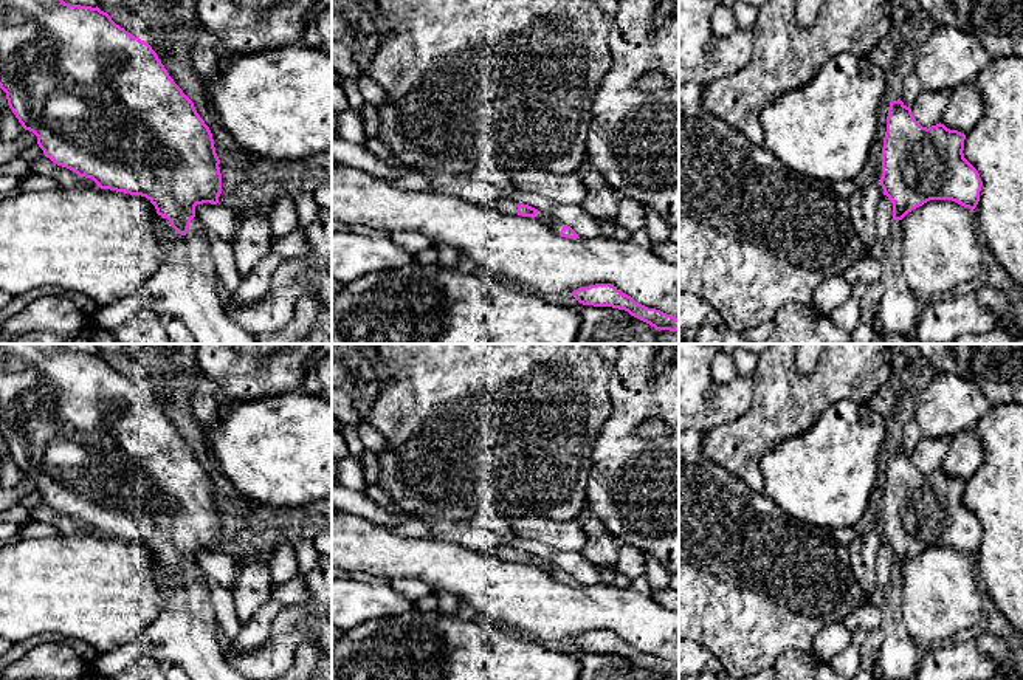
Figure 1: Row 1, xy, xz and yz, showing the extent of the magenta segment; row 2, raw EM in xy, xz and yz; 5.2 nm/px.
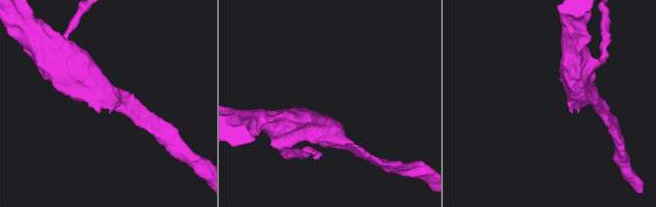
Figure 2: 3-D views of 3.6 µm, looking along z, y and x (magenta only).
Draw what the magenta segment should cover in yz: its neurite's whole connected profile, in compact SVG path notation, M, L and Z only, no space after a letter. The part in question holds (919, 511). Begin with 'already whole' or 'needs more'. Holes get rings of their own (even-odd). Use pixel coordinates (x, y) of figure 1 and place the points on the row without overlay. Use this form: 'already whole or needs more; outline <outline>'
needs more; outline M901 446L891 448L887 463L887 479L882 494L884 542L893 550L893 572L884 592L882 630L884 643L877 652L876 665L882 680L914 680L924 647L911 640L901 616L902 565L913 556L930 547L952 547L973 558L980 548L983 528L978 517L964 505L966 482L950 477L944 471L922 474L913 463L911 455Z

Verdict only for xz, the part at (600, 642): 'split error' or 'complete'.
complete

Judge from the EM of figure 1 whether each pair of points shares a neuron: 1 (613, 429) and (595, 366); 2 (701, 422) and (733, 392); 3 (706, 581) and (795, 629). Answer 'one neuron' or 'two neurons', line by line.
1: two neurons
2: one neuron
3: one neuron

